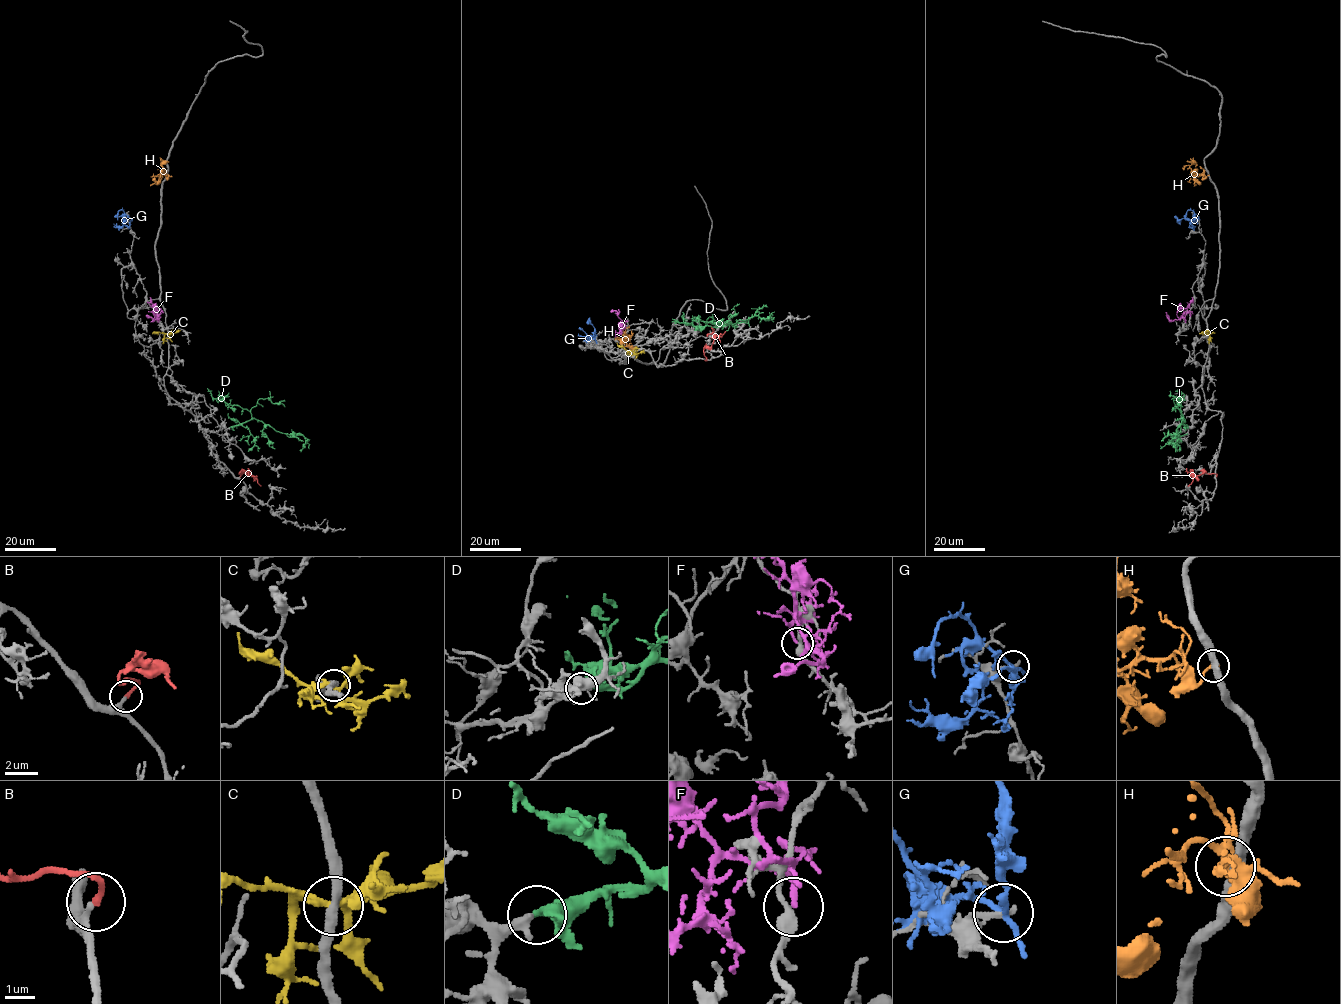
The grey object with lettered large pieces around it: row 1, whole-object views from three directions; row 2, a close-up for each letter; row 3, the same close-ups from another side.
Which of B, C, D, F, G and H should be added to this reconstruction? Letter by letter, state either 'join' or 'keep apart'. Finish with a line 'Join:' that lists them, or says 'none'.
B: join
C: keep apart
D: join
F: keep apart
G: keep apart
H: keep apart
Join: B, D

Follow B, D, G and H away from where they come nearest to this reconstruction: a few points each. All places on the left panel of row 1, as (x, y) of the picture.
B: (240, 476), (240, 472), (253, 475), (261, 485)
D: (230, 427), (255, 418), (280, 432), (302, 435), (306, 442), (300, 449)
G: (130, 218), (120, 210), (117, 220)
H: (166, 175), (160, 173), (160, 166), (166, 161)

